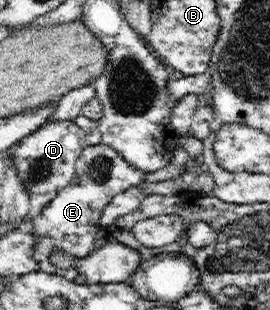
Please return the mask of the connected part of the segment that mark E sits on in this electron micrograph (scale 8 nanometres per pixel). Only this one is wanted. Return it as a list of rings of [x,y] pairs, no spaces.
[[[101,142],[96,145],[87,145],[76,162],[73,180],[57,192],[49,204],[42,208],[37,217],[32,218],[33,230],[39,235],[35,244],[35,259],[39,261],[41,272],[64,276],[73,281],[79,274],[77,268],[58,268],[49,261],[49,254],[61,250],[75,258],[85,258],[92,251],[95,236],[101,228],[100,218],[107,203],[120,192],[125,192],[133,186],[138,186],[147,178],[147,173],[135,169],[117,150]]]

